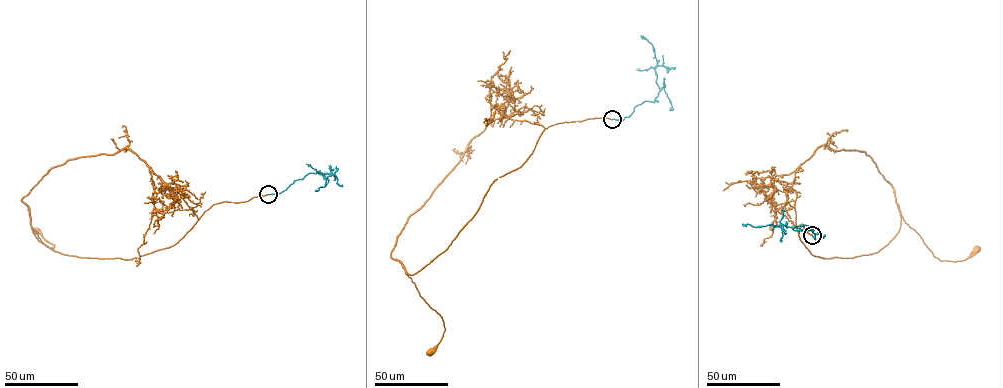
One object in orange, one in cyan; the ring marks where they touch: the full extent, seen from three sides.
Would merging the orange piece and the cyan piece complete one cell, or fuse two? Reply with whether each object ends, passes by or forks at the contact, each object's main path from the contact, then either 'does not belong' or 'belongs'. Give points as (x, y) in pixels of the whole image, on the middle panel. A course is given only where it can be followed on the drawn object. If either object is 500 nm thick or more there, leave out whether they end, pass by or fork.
orange ends there; cyan ends there; orange runs (612, 119), (545, 128), (495, 119), (412, 213), (391, 257), (443, 322), (429, 352); cyan runs (612, 119), (623, 119), (636, 105), (653, 101), (660, 89), (654, 68), (657, 63), (654, 49), (640, 35); belongs

